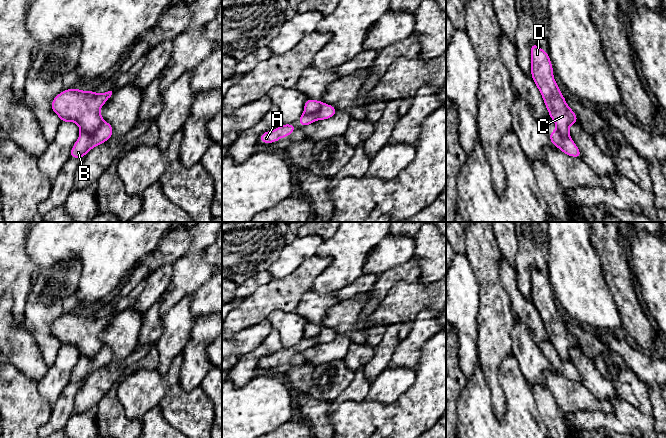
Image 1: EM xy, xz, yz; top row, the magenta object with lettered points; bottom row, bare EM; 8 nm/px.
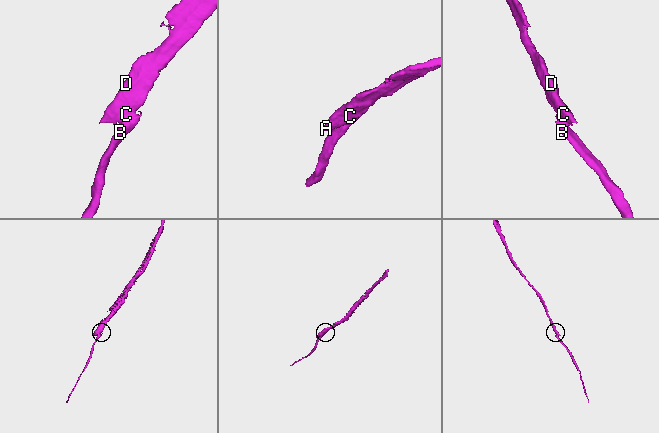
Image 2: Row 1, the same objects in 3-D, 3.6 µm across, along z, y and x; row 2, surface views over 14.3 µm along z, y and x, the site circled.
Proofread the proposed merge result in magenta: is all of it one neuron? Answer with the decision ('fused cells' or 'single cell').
fused cells

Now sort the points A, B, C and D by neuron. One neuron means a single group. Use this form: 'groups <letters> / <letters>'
groups A C D / B

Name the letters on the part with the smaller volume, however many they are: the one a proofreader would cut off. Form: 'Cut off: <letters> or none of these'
Cut off: B

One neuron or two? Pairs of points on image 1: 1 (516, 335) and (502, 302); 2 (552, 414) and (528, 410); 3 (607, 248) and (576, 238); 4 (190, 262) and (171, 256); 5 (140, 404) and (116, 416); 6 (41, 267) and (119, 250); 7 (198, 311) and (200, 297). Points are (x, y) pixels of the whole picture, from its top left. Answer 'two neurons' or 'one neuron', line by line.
1: two neurons
2: two neurons
3: two neurons
4: two neurons
5: two neurons
6: one neuron
7: one neuron

